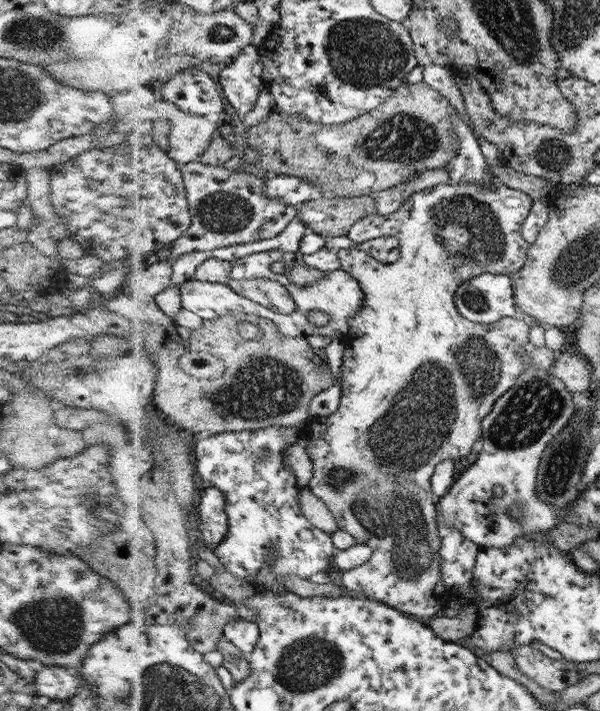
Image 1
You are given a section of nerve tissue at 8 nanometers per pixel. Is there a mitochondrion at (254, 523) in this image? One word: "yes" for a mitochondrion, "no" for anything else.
no

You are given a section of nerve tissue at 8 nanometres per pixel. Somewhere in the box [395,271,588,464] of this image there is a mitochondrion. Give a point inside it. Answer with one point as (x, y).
(534, 410)

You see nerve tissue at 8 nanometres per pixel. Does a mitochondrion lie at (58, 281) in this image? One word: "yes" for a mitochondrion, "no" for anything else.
no

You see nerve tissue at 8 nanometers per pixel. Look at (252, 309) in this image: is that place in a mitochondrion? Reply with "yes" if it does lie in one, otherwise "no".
no

